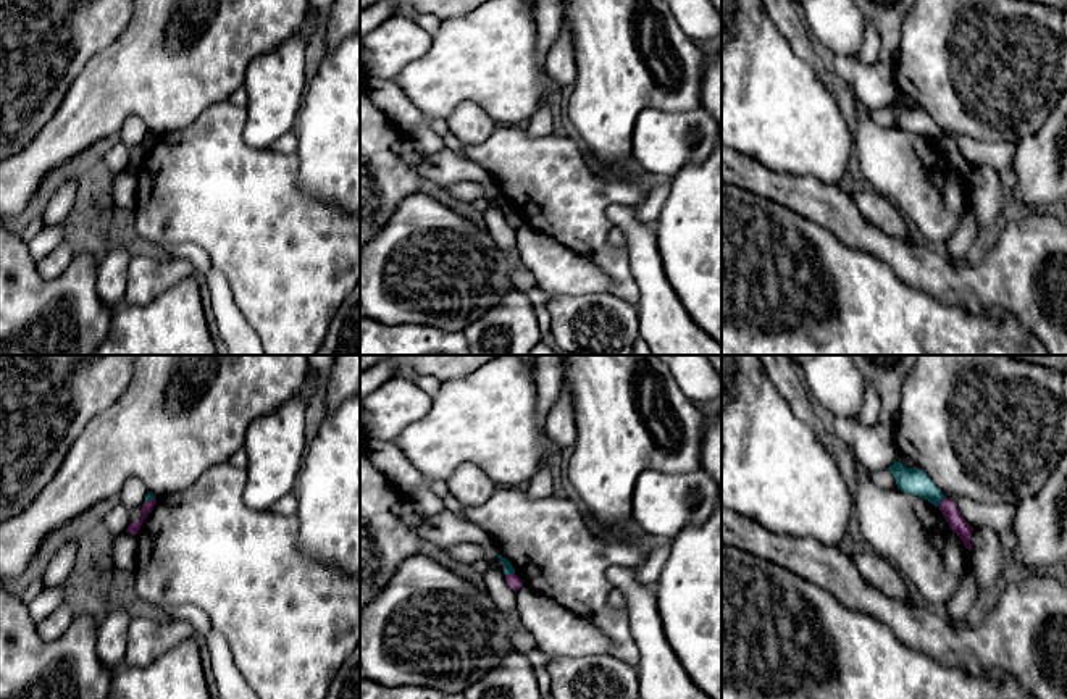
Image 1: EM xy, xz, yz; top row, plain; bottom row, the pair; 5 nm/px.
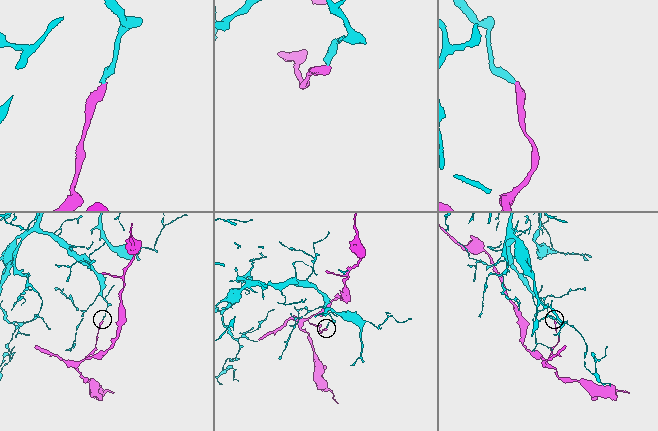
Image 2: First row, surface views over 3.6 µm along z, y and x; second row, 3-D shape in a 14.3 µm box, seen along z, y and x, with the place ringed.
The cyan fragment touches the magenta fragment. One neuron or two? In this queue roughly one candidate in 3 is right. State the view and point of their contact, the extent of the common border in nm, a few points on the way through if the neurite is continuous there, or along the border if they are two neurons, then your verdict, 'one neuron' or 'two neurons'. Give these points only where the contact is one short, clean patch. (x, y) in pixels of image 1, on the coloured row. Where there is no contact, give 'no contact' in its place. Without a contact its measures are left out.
meets cyan in yz at (941, 499); contact 70 nm long; border along yz (945, 496), (938, 506); two neurons

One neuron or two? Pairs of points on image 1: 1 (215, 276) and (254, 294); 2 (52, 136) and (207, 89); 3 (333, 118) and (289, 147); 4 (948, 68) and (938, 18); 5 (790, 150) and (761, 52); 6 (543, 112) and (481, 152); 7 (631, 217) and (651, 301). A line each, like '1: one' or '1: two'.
1: two
2: one
3: two
4: one
5: one
6: two
7: one

